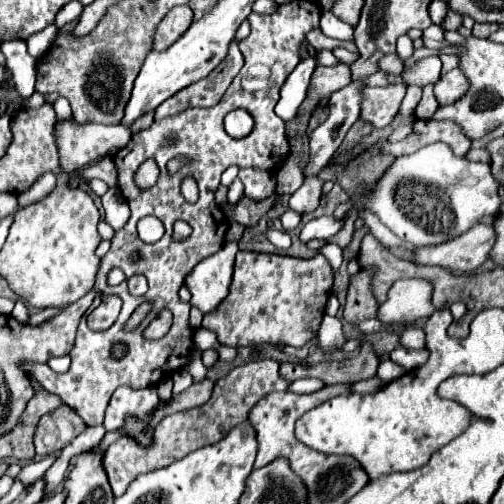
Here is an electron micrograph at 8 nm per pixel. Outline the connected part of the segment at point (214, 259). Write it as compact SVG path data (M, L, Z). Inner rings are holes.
M227 242L217 254L199 262L193 272L185 278L185 286L191 292L190 305L197 306L203 314L217 308L217 304L227 296L235 254L239 252L239 242Z

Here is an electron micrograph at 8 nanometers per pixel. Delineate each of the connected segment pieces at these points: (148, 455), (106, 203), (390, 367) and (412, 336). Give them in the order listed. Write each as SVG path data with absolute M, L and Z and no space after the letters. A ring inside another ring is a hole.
M257 358L243 366L237 366L225 378L215 383L213 396L203 406L165 416L157 424L153 442L147 448L139 448L139 442L133 438L121 438L115 444L111 444L103 456L103 468L109 476L113 494L121 496L127 490L127 486L135 480L135 476L139 476L143 472L169 466L169 464L177 462L179 458L187 456L189 452L209 446L209 444L215 444L219 438L225 438L231 428L235 428L237 424L247 420L247 416L249 416L251 408L257 404L257 400L261 400L263 396L267 396L271 392L287 390L289 382L281 378L279 368L279 362L267 358Z
M109 188L109 192L103 196L103 210L105 210L105 222L113 230L123 228L129 220L129 206L117 188Z
M383 358L381 364L379 364L379 370L377 370L377 376L383 380L383 382L391 382L395 378L399 378L403 374L403 368L397 366L395 362L391 362L389 358Z
M407 328L401 332L401 344L405 348L425 348L425 332L421 328Z

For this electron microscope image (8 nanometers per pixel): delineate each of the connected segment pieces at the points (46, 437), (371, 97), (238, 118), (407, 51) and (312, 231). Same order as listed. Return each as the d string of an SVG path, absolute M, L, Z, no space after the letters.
M61 406L39 420L35 432L35 452L39 456L59 454L75 436L79 436L79 432L83 432L83 428L83 420L79 420L71 408Z
M393 84L387 88L367 88L361 102L361 118L371 122L375 128L385 128L397 116L403 98L403 84Z
M233 110L225 116L225 130L233 138L243 138L253 130L253 116L247 110Z
M401 36L401 38L397 40L397 54L399 54L399 58L405 62L407 58L413 56L413 52L415 52L413 40L411 40L409 36Z
M321 216L321 218L313 218L309 220L303 230L301 230L301 240L309 242L313 238L325 240L329 236L333 236L337 230L341 228L341 220L335 220L333 216Z

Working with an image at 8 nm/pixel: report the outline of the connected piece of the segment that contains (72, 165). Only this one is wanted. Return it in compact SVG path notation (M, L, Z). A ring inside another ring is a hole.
M73 118L69 120L59 120L55 124L55 144L59 150L59 162L63 172L71 172L71 170L79 170L85 168L89 162L97 162L103 156L109 154L111 148L123 148L123 144L127 144L127 140L131 140L131 130L117 124L117 126L105 126L105 124L79 124Z

